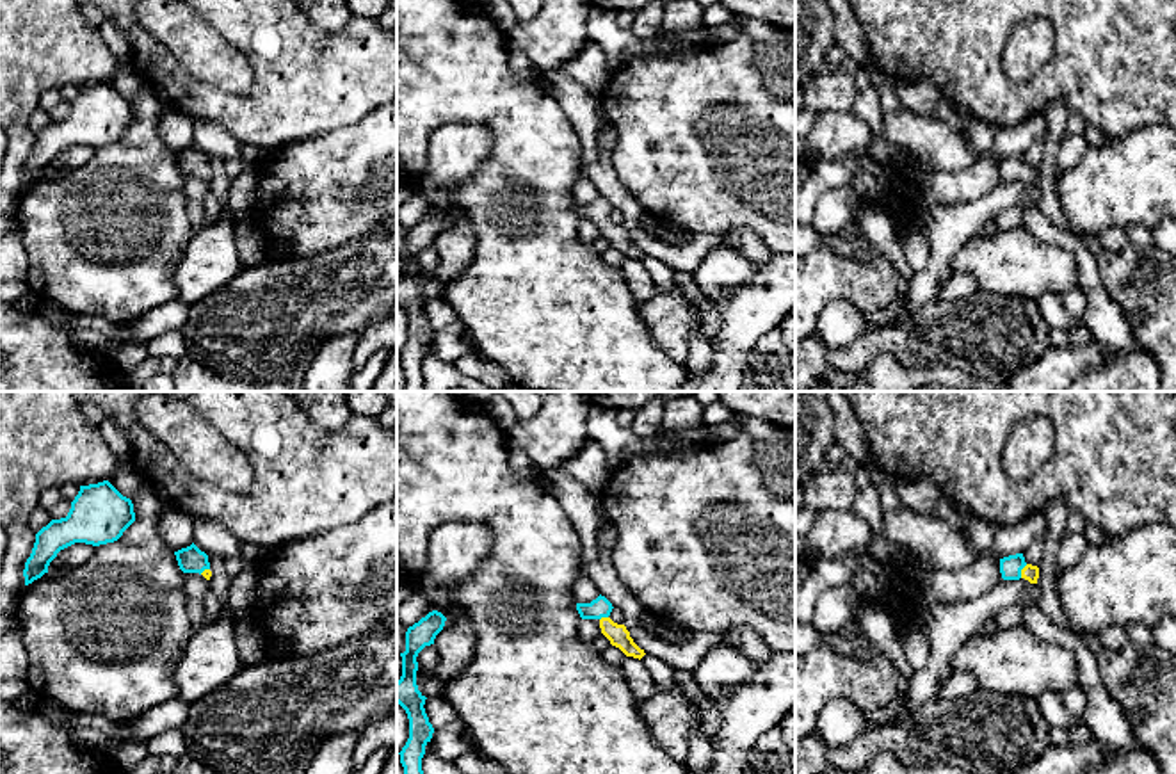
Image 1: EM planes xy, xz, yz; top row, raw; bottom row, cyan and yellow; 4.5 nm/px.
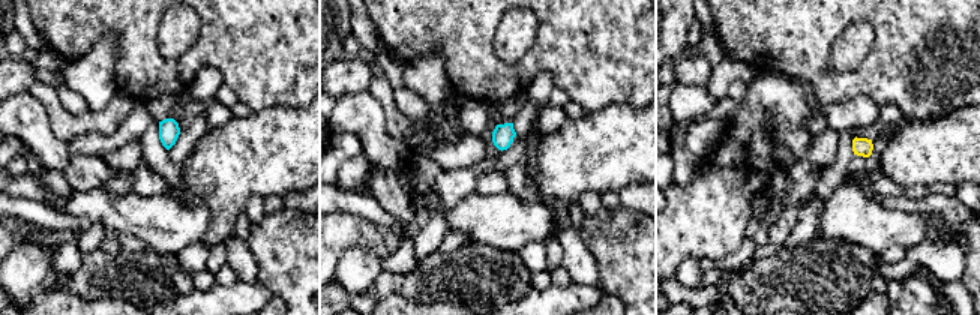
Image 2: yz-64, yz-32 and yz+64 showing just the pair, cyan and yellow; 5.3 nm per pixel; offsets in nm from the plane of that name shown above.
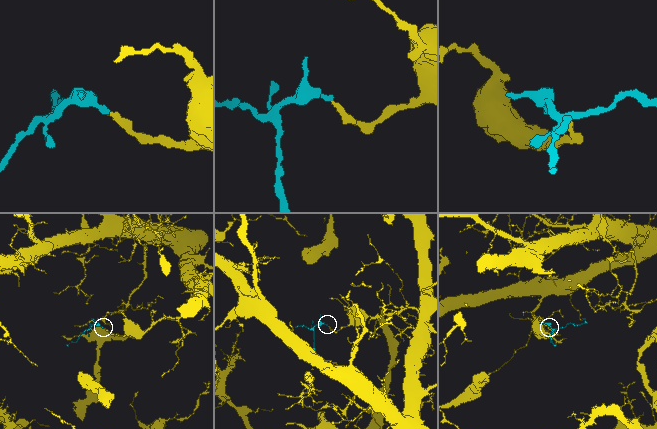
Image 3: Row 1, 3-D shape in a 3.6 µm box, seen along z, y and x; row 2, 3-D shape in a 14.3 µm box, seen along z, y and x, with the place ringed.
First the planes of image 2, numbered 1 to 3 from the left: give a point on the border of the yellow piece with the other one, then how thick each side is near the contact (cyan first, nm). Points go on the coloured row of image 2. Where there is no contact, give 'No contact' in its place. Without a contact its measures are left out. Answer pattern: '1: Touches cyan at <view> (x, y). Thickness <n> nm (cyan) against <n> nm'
1: No contact
2: No contact
3: No contact

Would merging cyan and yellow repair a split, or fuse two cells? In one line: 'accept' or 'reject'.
accept

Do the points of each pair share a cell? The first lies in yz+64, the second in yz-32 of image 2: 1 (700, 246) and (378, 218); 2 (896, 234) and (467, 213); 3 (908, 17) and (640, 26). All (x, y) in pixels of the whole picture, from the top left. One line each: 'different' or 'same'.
1: different
2: same
3: same

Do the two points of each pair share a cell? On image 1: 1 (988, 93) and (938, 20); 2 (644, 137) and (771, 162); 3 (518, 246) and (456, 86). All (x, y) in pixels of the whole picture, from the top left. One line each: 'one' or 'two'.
1: one
2: one
3: one

